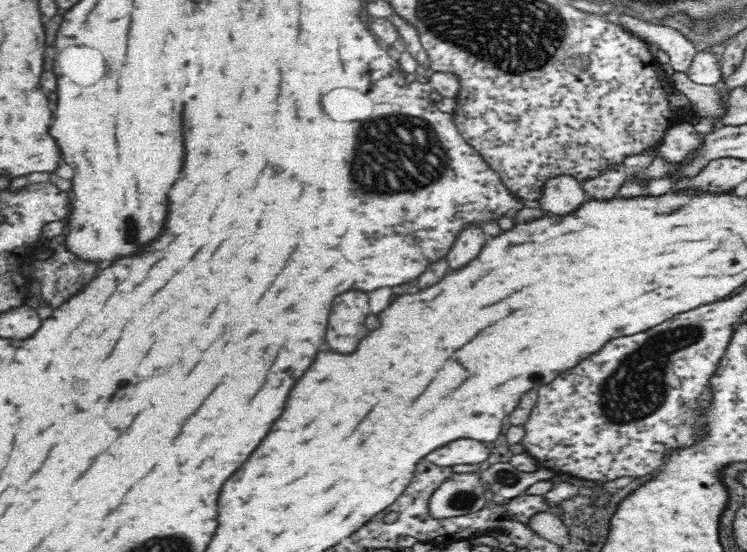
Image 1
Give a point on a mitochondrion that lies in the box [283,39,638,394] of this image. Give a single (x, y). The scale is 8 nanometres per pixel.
(402, 158)

